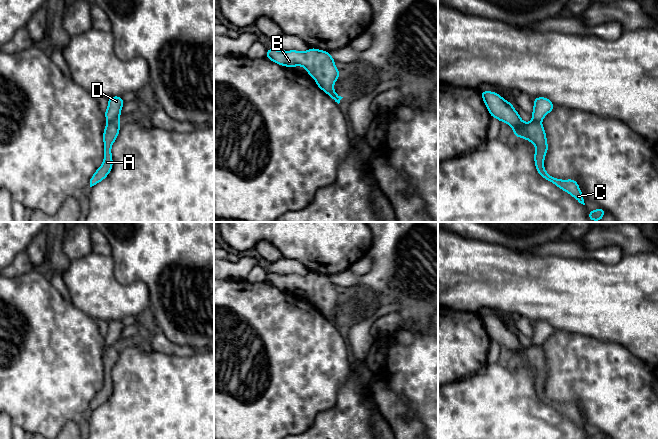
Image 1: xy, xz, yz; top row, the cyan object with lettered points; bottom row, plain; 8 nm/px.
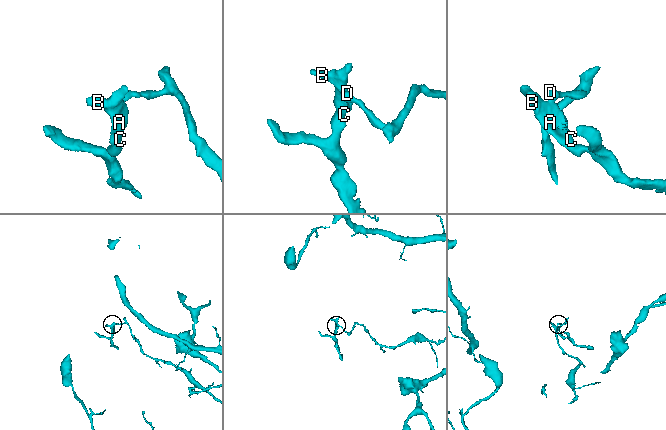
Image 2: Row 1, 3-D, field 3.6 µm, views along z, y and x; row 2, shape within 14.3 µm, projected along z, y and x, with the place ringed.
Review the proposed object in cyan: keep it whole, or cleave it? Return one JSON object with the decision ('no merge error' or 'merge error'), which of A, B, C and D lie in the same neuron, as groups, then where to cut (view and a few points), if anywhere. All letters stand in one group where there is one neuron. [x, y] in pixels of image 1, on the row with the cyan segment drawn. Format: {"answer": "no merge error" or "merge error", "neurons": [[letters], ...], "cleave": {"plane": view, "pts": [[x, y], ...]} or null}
{"answer": "merge error", "neurons": [["A", "B", "C"], ["D"]], "cleave": {"plane": "xy", "pts": [[118, 120], [107, 122]]}}

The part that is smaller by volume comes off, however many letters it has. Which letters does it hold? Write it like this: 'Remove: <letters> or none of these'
Remove: A, B, C

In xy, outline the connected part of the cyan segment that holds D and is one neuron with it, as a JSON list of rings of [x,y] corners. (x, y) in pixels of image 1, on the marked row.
[[[120,96],[108,98],[108,107],[104,113],[107,122],[119,121],[124,102]]]

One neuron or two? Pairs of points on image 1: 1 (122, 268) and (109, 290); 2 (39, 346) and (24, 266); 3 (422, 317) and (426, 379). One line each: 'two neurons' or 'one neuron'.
1: two neurons
2: two neurons
3: two neurons

